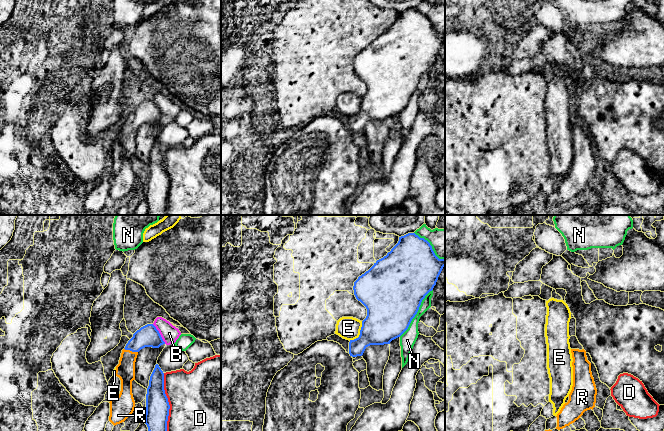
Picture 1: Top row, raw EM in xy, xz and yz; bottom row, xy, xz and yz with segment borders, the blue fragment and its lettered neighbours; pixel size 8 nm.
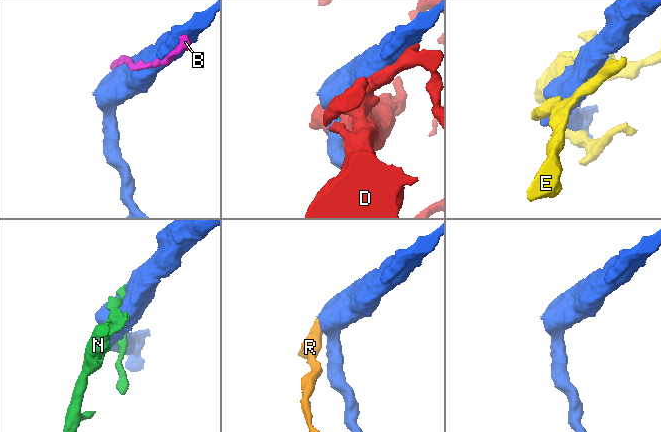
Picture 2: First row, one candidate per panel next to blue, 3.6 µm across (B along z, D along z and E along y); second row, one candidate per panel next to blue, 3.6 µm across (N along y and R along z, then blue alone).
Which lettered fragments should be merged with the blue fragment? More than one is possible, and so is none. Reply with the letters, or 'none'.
R

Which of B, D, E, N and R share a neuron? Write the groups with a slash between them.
B / D / E / N / R

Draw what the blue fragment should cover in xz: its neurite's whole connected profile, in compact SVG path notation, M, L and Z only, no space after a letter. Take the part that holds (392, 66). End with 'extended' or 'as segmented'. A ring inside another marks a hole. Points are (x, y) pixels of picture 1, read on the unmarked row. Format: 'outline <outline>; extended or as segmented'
outline M415 9L399 13L398 19L386 32L377 36L374 41L354 58L354 71L367 85L367 92L362 97L360 111L349 118L349 130L352 133L362 132L370 121L384 121L400 113L409 103L417 90L422 76L433 66L438 53L445 42L445 35L439 35L430 19Z; as segmented

